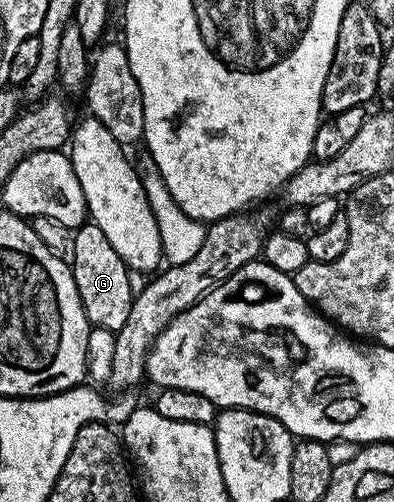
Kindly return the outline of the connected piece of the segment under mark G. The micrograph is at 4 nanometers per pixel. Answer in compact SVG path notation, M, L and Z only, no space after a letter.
M91 220L85 221L83 226L74 230L74 260L70 264L74 284L78 288L78 296L82 300L82 308L86 312L89 323L98 328L118 331L130 313L133 294L130 288L129 268L114 252L110 240L102 228L98 228Z

